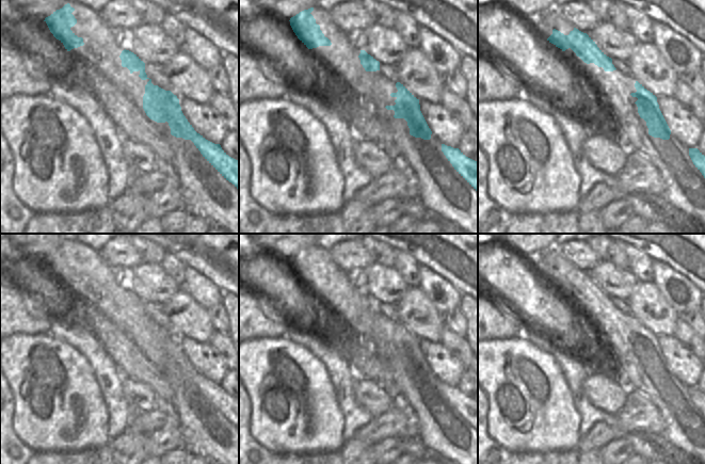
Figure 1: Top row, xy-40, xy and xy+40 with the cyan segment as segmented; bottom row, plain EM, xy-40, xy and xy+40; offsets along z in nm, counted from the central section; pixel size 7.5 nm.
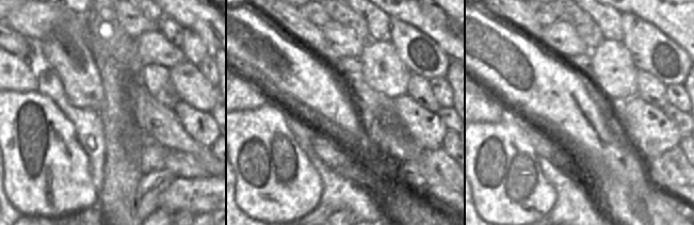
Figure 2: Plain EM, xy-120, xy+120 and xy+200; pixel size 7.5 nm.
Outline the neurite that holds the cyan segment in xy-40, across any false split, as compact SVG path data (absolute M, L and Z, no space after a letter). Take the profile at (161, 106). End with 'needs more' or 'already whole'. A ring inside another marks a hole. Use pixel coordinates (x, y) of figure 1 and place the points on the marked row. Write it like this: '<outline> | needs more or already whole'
M151 83L145 85L143 109L157 123L169 123L171 134L191 140L203 157L229 182L239 189L239 161L229 157L220 144L214 144L197 133L181 111L179 99L171 91Z | already whole

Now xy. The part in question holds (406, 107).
M396 83L397 93L391 93L396 97L395 106L386 106L387 110L395 111L395 118L404 118L410 128L410 134L415 138L430 140L432 131L429 128L421 111L419 99L417 99L403 84Z | already whole

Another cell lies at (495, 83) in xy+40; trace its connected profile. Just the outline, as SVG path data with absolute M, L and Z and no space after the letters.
M478 52L478 103L515 99L525 93L517 76Z

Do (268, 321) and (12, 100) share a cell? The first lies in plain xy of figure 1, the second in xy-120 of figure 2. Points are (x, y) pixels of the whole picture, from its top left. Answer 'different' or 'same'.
different

